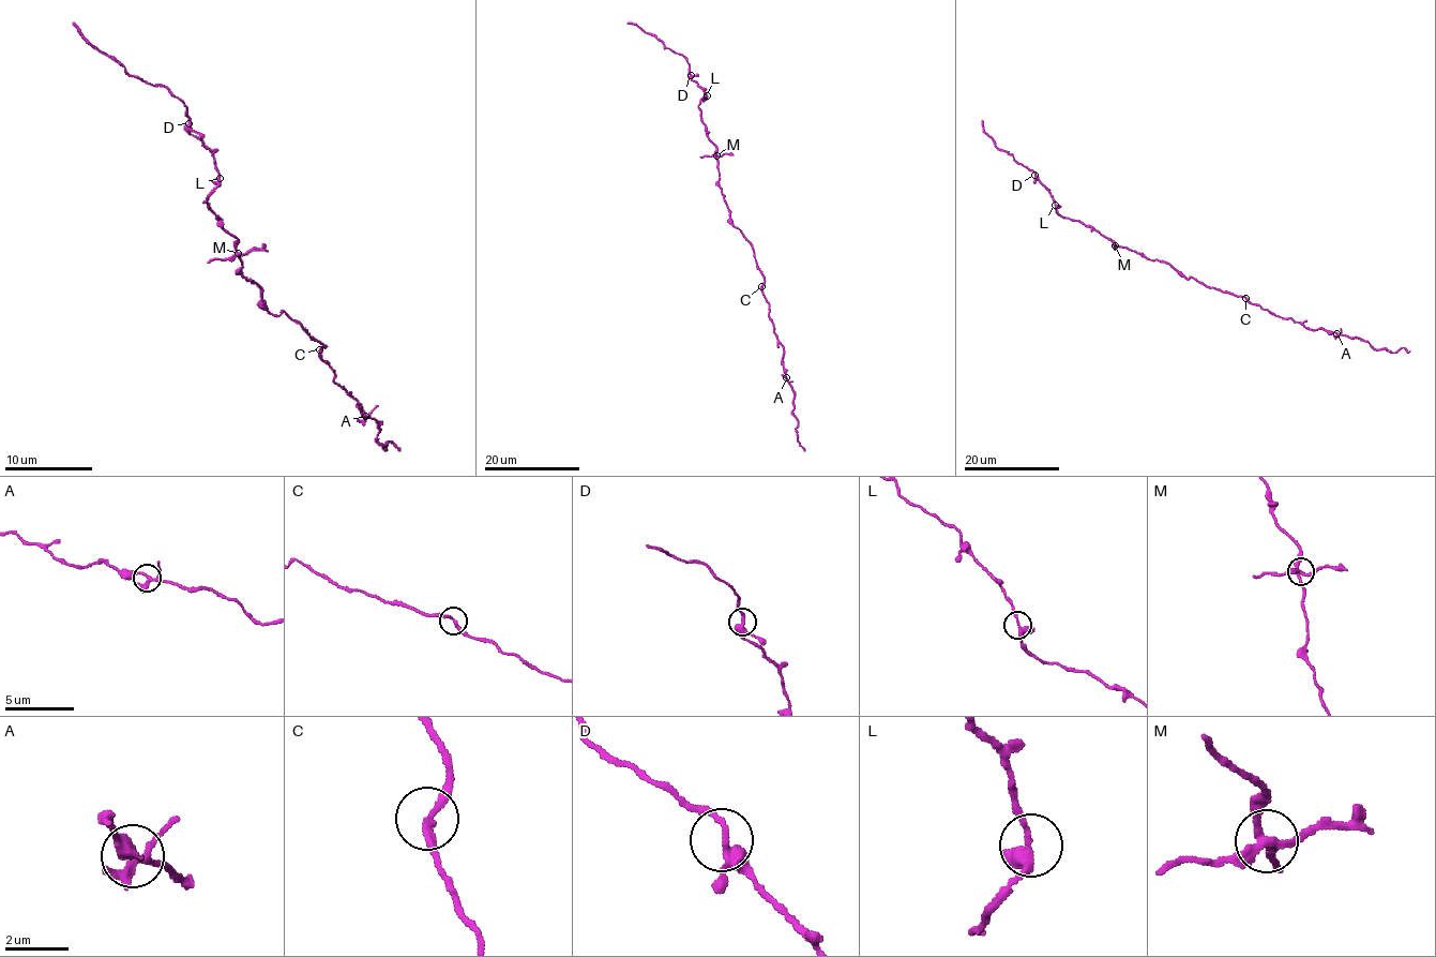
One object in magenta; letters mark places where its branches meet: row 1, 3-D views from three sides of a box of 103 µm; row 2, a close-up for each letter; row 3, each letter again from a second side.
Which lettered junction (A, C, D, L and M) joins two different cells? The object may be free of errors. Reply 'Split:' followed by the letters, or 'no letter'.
Split: M

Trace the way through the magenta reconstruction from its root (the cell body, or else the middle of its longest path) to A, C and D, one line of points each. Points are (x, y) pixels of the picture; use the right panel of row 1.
A: (1169, 265), (1188, 279), (1193, 278), (1207, 286), (1244, 297), (1276, 316), (1293, 318), (1311, 329), (1336, 333)
C: (1169, 265), (1188, 279), (1193, 278), (1207, 286), (1245, 298)
D: (1169, 265), (1148, 259), (1116, 245), (1077, 220), (1063, 218), (1055, 208), (1049, 192), (1034, 175)

